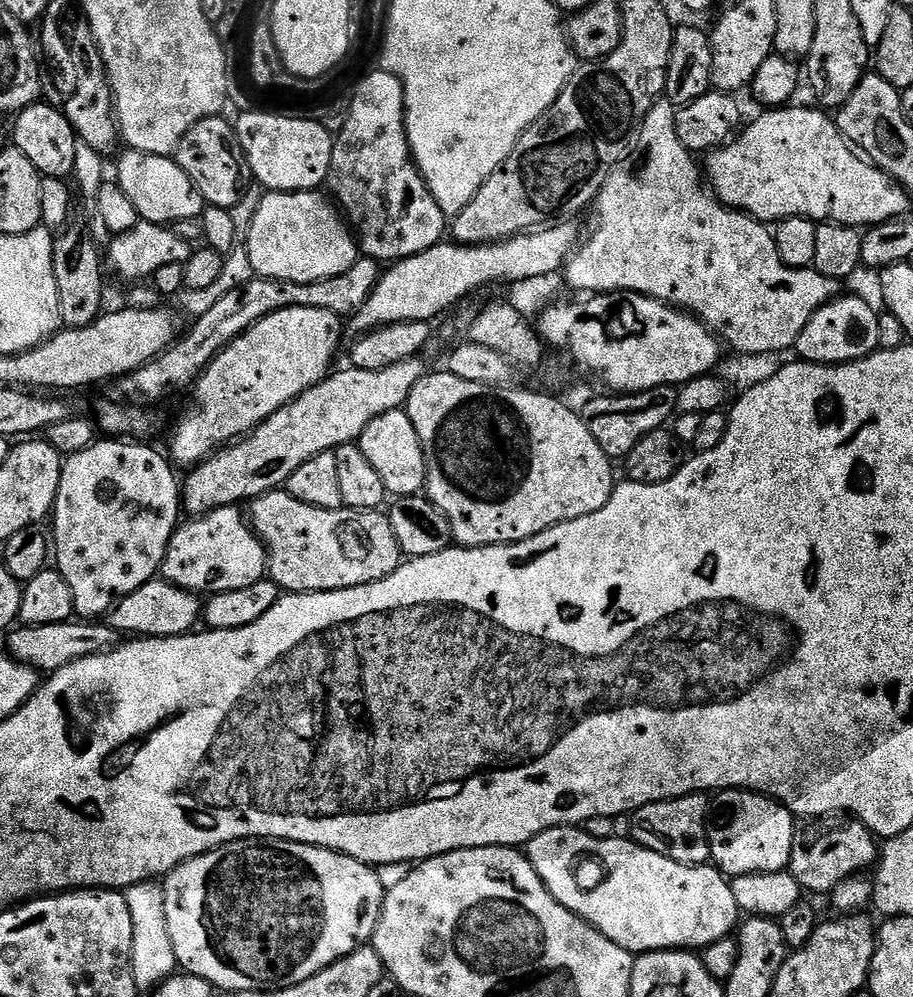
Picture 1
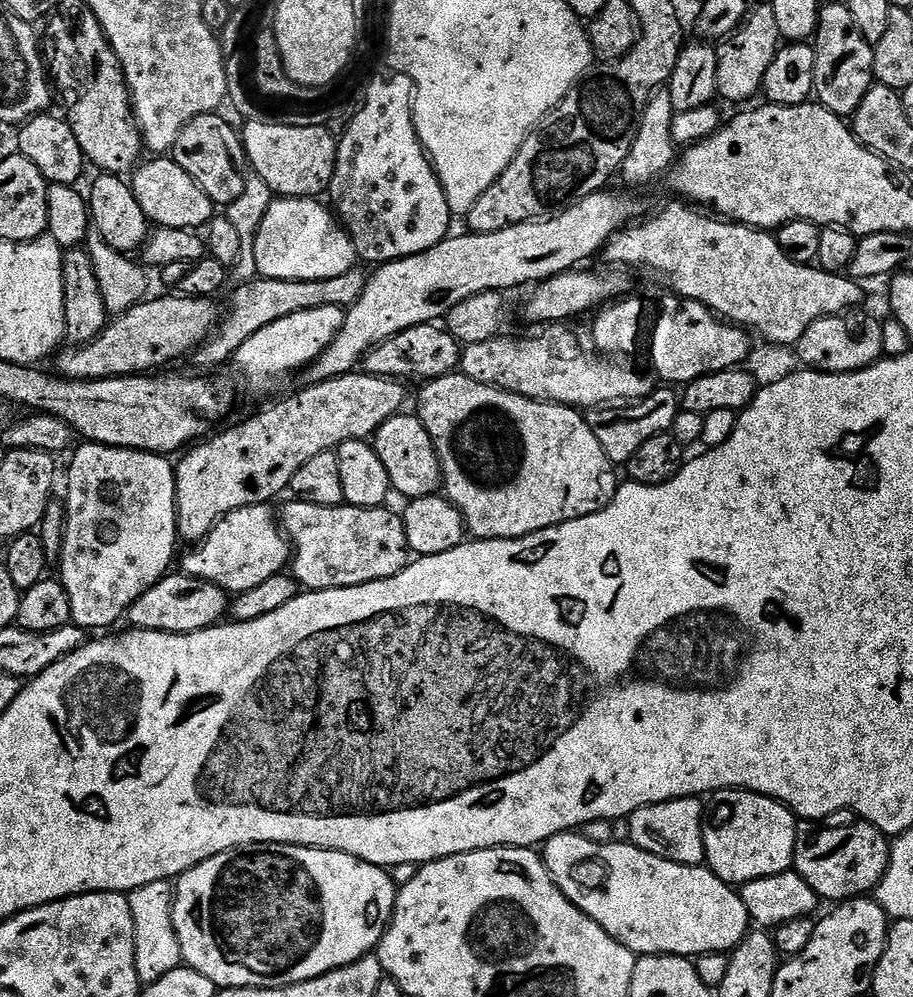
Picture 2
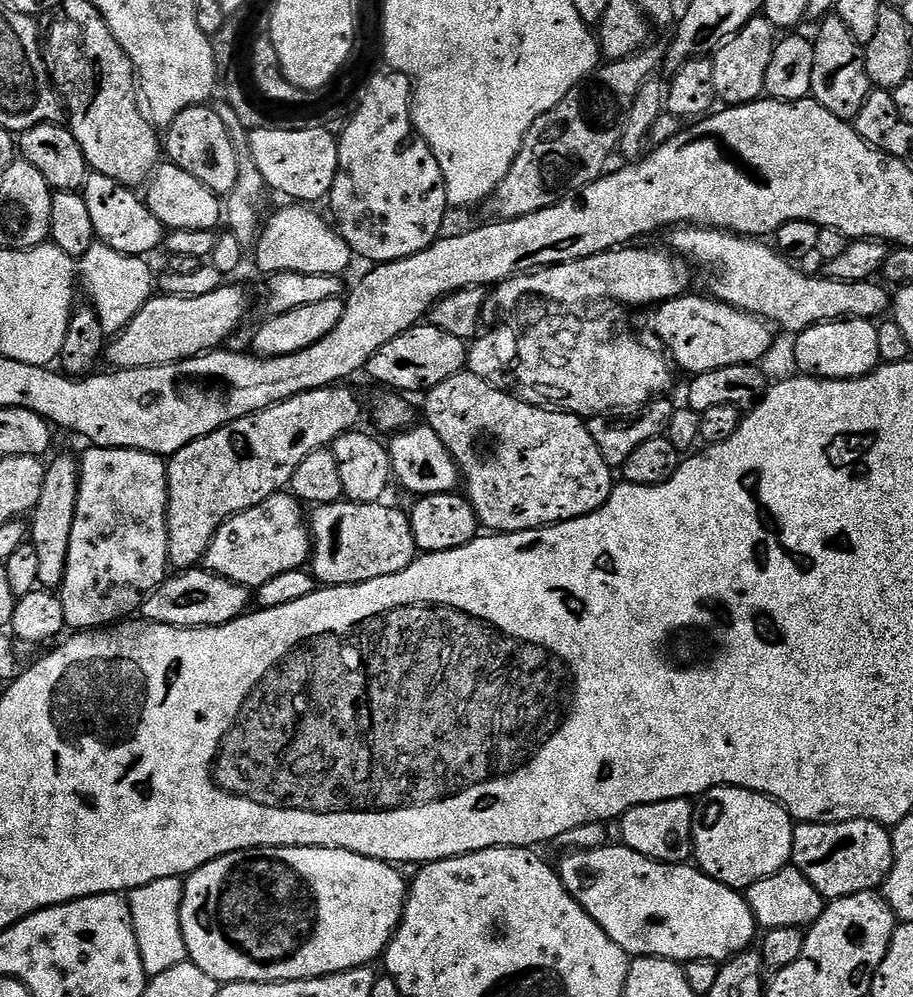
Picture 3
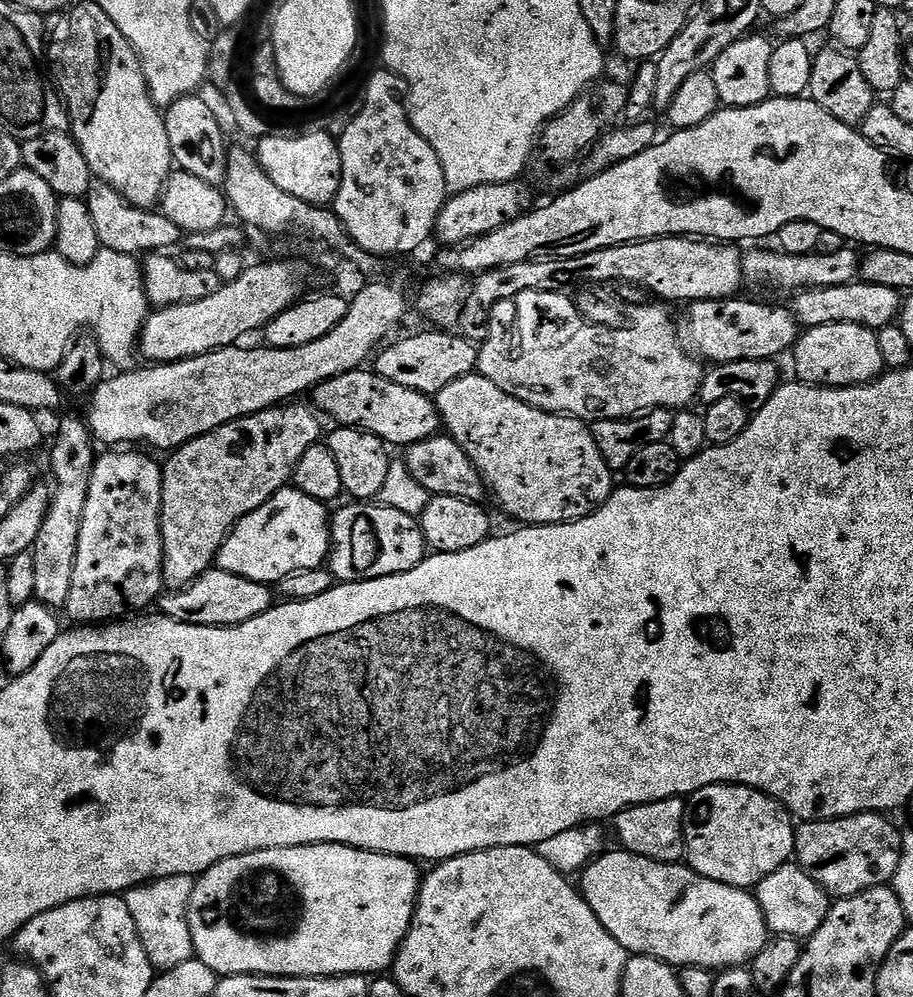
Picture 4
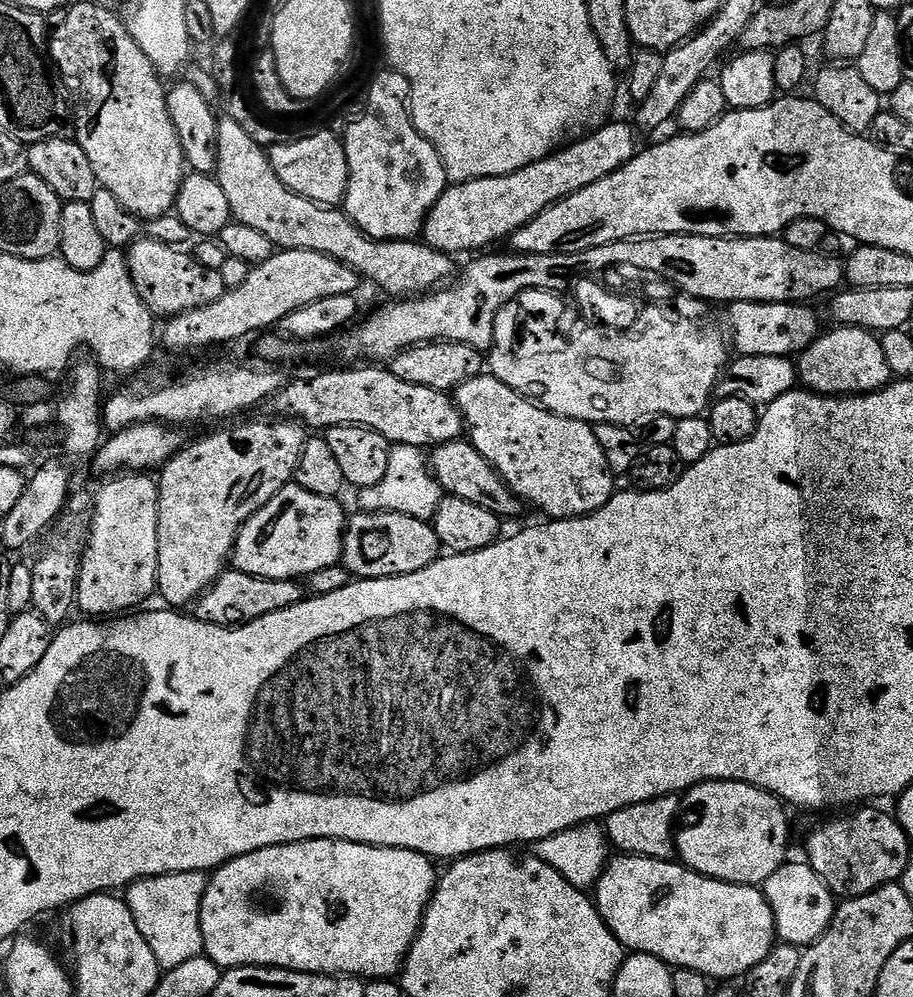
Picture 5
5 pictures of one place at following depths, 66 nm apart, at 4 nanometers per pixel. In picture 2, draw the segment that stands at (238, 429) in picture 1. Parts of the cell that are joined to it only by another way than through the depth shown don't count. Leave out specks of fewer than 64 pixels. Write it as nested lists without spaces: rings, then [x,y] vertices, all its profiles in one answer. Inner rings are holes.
[[[318,306],[318,310],[302,310],[287,318],[270,322],[258,334],[253,334],[247,342],[242,342],[242,350],[234,357],[234,365],[256,388],[264,388],[287,372],[307,369],[334,342],[338,330],[342,330],[345,309],[338,306]]]

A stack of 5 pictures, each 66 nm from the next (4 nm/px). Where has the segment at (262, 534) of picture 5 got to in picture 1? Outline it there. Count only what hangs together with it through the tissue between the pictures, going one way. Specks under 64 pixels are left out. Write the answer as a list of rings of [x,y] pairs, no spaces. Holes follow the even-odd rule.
[[[233,506],[185,519],[170,538],[162,576],[188,592],[215,594],[254,586],[254,582],[265,579],[267,571],[268,553],[264,541],[252,531],[241,509]]]

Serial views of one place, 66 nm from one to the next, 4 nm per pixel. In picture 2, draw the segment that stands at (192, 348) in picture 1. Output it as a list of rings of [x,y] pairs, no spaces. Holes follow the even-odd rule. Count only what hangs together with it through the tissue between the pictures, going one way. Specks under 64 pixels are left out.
[[[359,267],[351,268],[346,274],[338,274],[338,278],[322,278],[321,280],[279,280],[260,276],[254,280],[237,283],[236,293],[228,304],[228,312],[223,313],[216,328],[208,335],[208,339],[191,353],[193,369],[210,374],[220,370],[224,363],[231,361],[238,350],[242,350],[242,342],[247,342],[258,330],[270,326],[270,322],[278,322],[278,318],[287,318],[290,314],[298,314],[302,310],[318,310],[318,306],[338,306],[345,310],[352,307],[358,298],[362,298],[362,290],[366,290],[369,278],[367,271],[360,272]]]

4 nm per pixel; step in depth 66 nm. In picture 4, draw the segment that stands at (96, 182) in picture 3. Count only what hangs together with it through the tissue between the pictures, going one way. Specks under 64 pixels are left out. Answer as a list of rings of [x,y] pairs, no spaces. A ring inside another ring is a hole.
[[[93,183],[86,199],[101,248],[118,250],[118,254],[130,254],[140,258],[145,254],[163,253],[165,249],[172,250],[182,240],[180,228],[174,226],[174,222],[170,222],[170,218],[166,218],[163,211],[134,206],[125,196],[118,194],[114,186]]]

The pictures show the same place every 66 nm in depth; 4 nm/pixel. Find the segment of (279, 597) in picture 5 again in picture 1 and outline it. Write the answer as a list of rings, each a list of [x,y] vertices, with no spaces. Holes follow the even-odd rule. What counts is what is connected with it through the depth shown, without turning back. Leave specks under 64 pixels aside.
[[[157,578],[146,582],[134,594],[122,598],[119,604],[108,613],[106,623],[121,634],[132,638],[151,638],[154,636],[186,636],[201,623],[202,600],[195,592],[174,586],[168,580]]]

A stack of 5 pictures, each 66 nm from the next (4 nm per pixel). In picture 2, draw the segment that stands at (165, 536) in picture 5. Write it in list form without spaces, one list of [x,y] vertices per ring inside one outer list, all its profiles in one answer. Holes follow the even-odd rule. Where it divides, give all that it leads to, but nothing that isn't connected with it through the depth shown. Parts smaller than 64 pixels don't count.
[[[363,370],[347,372],[344,376],[330,378],[321,384],[308,384],[301,392],[262,409],[257,416],[218,433],[213,440],[205,439],[189,447],[179,457],[180,464],[178,460],[175,465],[176,530],[179,539],[193,540],[192,542],[203,540],[208,531],[226,514],[251,504],[272,502],[283,488],[285,491],[291,485],[294,474],[298,474],[298,469],[310,462],[310,458],[331,452],[347,440],[368,440],[375,437],[376,431],[403,409],[400,407],[404,404],[404,388],[405,385],[399,380],[372,376]]]

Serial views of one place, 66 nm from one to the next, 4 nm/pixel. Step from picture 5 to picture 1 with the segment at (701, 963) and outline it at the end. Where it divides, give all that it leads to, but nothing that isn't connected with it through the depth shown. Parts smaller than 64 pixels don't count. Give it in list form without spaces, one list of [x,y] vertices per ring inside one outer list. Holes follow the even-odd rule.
[[[580,826],[547,828],[542,834],[538,834],[528,841],[526,855],[534,866],[534,870],[538,870],[538,878],[542,878],[546,890],[550,890],[550,894],[554,894],[554,898],[558,898],[558,902],[562,902],[562,906],[566,906],[566,910],[578,914],[587,924],[593,924],[602,935],[610,938],[610,942],[622,946],[627,952],[633,954],[661,950],[699,950],[710,946],[710,942],[718,942],[722,938],[732,936],[737,931],[742,920],[738,902],[734,902],[734,890],[729,877],[725,876],[719,868],[708,864],[683,864],[682,862],[674,862],[670,858],[662,858],[662,854],[654,854],[654,850],[646,850],[631,838],[613,838],[611,840],[590,838],[590,834]]]

